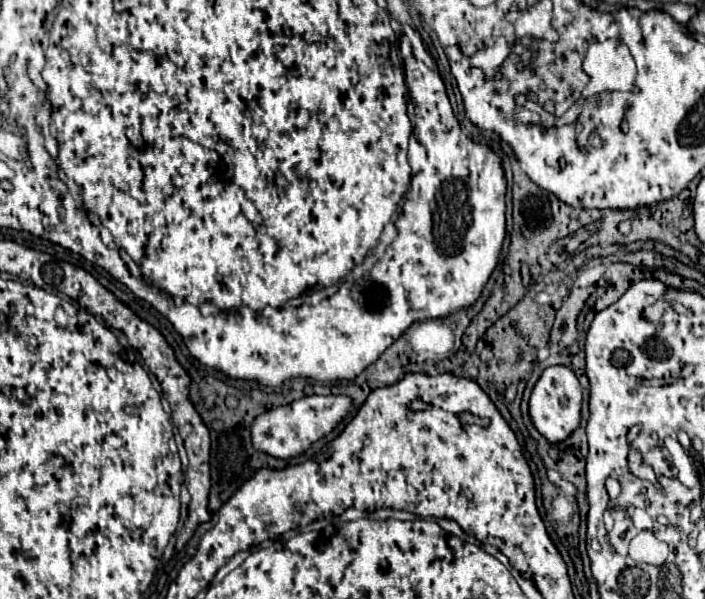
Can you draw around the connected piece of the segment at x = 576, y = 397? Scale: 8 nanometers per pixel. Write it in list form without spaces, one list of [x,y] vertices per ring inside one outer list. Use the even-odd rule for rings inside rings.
[[[550,366],[542,372],[536,386],[530,394],[530,418],[536,430],[550,442],[566,440],[580,424],[580,406],[582,406],[582,388],[578,378],[568,366]]]

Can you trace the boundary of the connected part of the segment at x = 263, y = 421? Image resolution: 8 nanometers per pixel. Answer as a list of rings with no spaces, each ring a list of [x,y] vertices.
[[[306,396],[292,404],[272,408],[264,414],[260,414],[252,428],[252,446],[258,452],[264,452],[274,458],[290,460],[300,456],[304,450],[308,450],[316,440],[330,434],[352,410],[352,400],[348,396]]]

